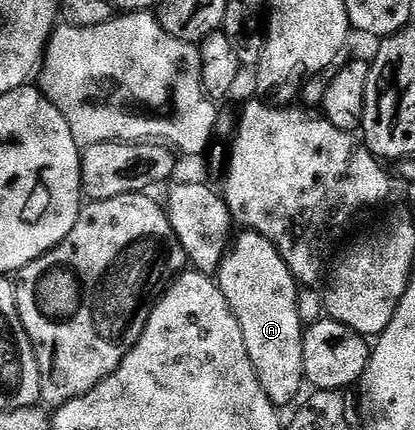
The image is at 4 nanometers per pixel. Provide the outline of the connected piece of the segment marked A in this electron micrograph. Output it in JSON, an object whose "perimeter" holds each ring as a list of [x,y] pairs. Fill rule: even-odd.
{"perimeter":[[[243,230],[242,236],[233,240],[227,250],[222,264],[218,267],[216,282],[224,293],[236,321],[240,321],[240,333],[244,333],[244,346],[248,348],[248,357],[252,361],[252,369],[256,369],[256,377],[268,393],[268,397],[279,409],[285,409],[304,388],[304,345],[302,336],[304,324],[298,312],[298,293],[300,284],[294,274],[284,265],[284,257],[276,253],[270,241],[260,233]]]}

